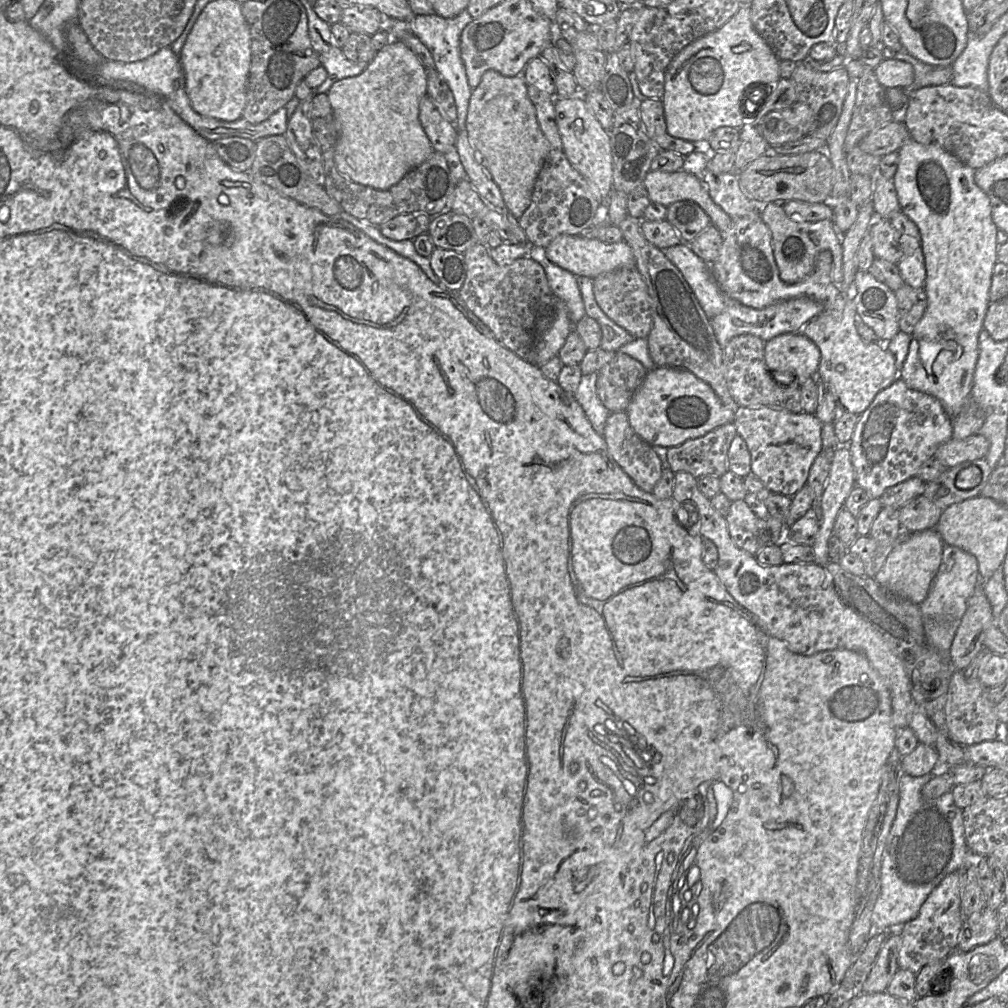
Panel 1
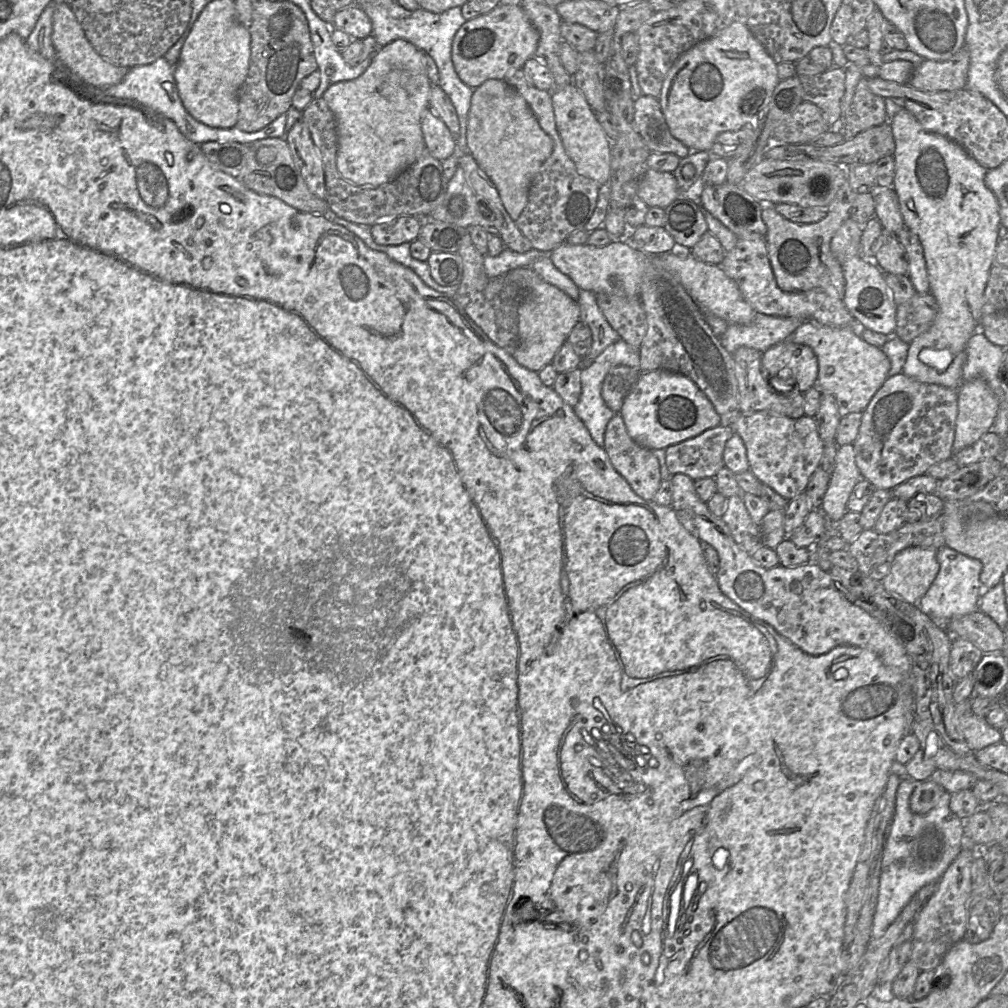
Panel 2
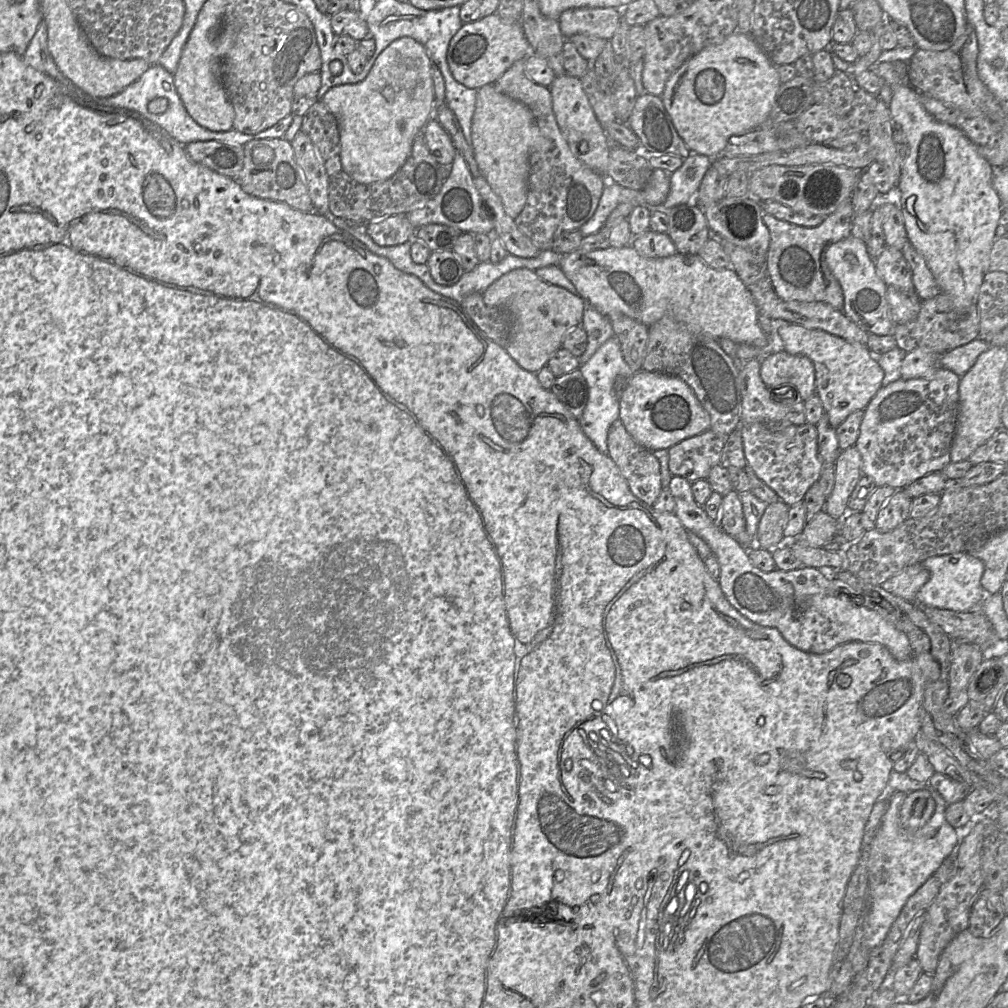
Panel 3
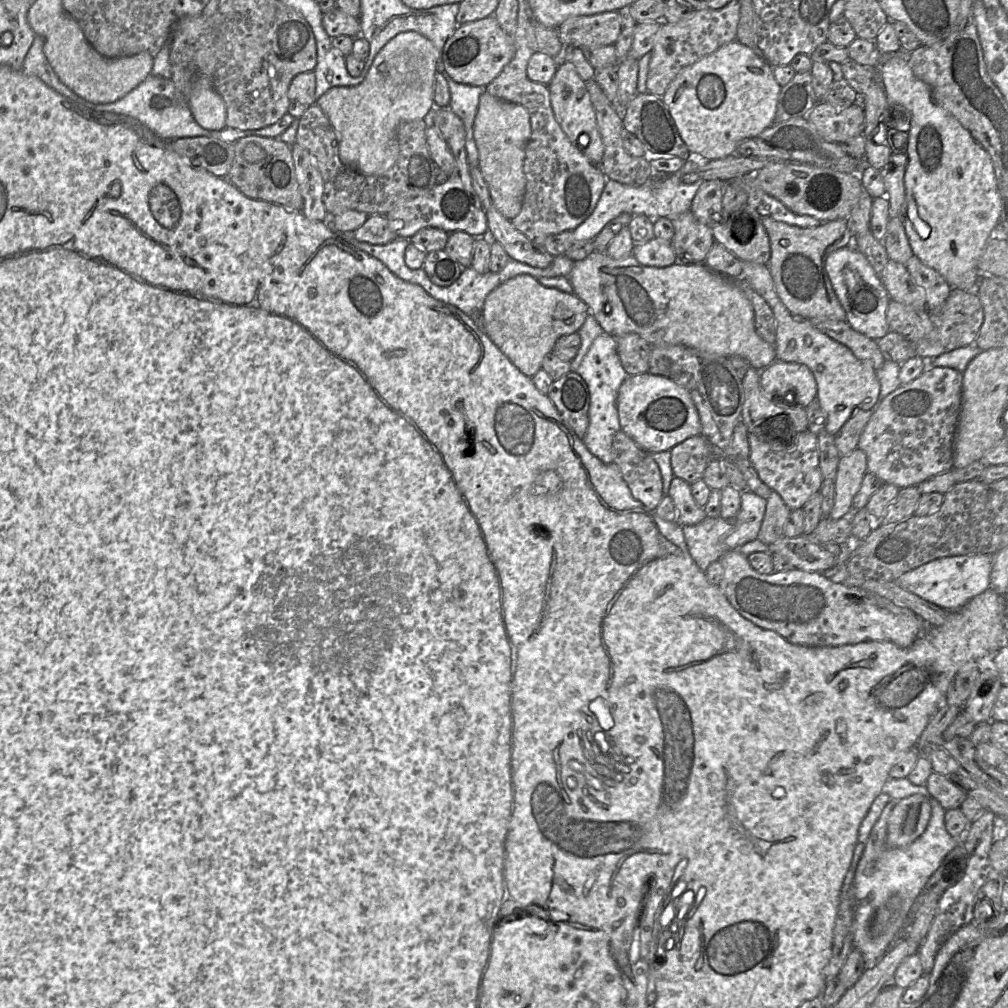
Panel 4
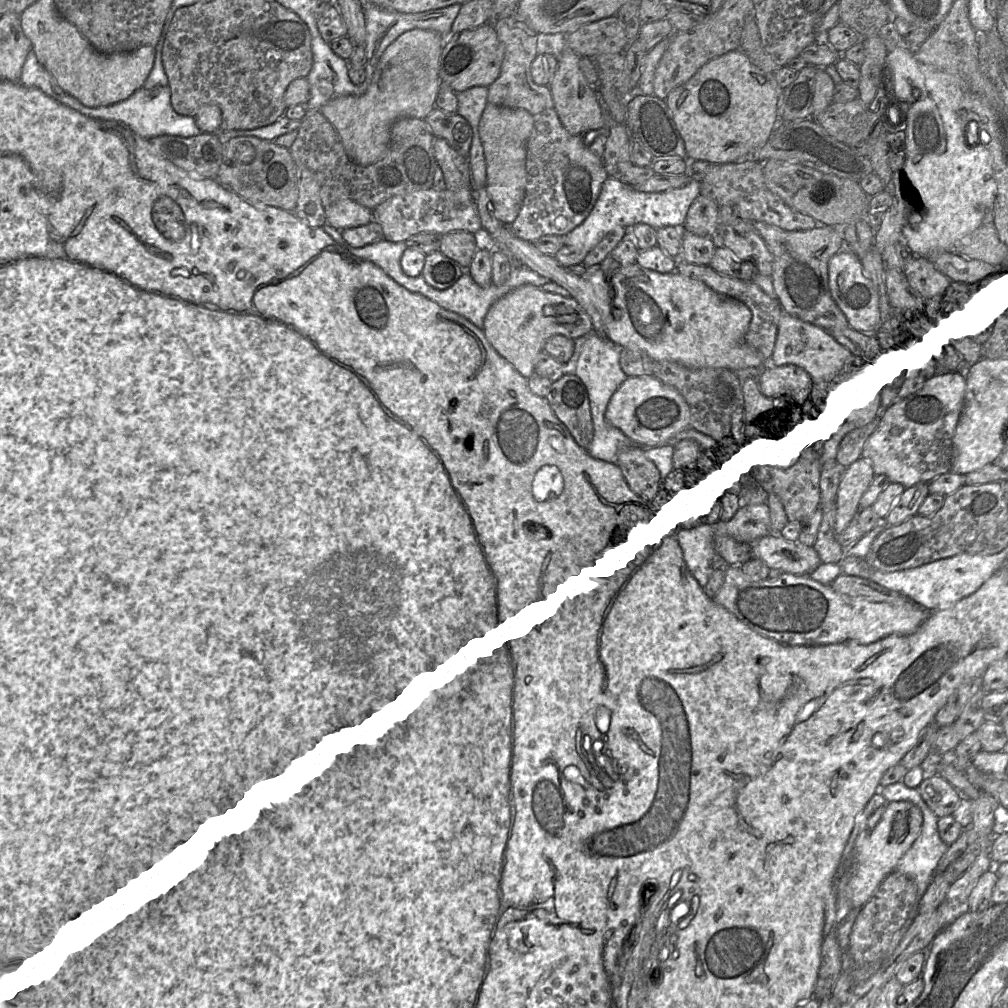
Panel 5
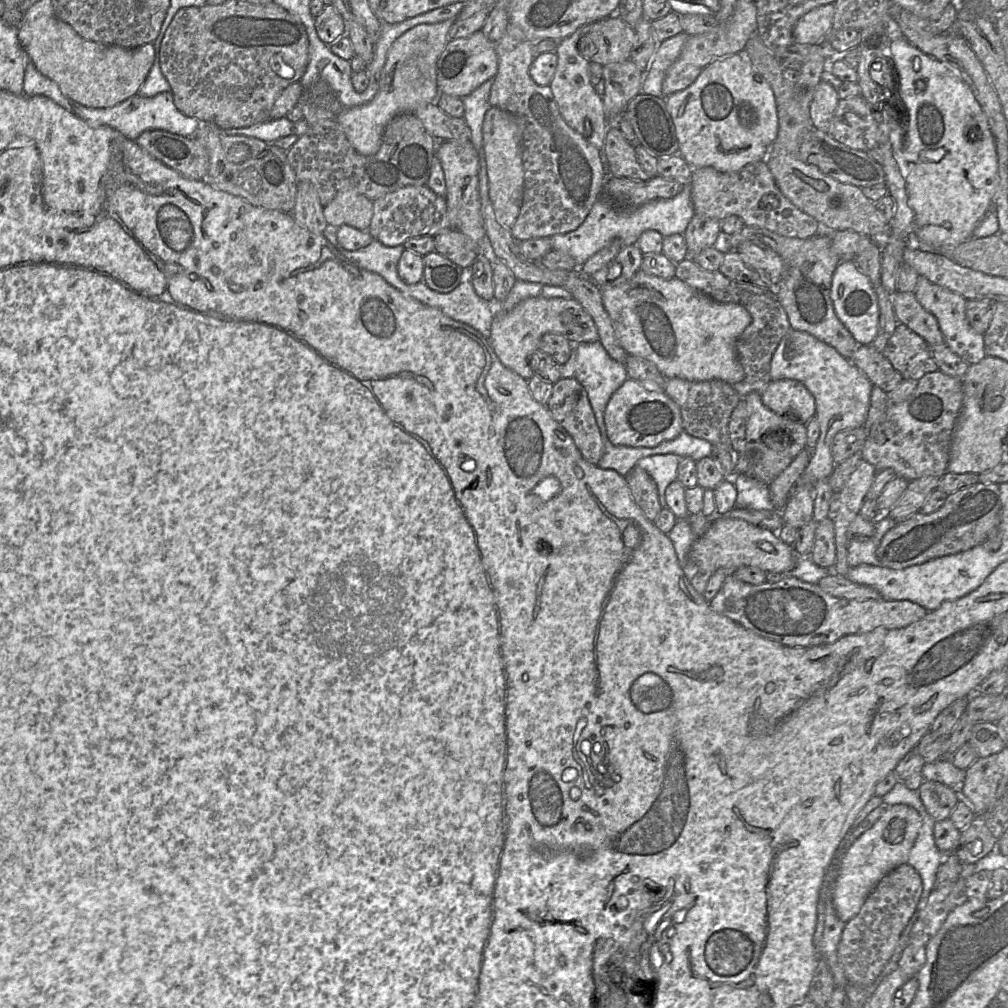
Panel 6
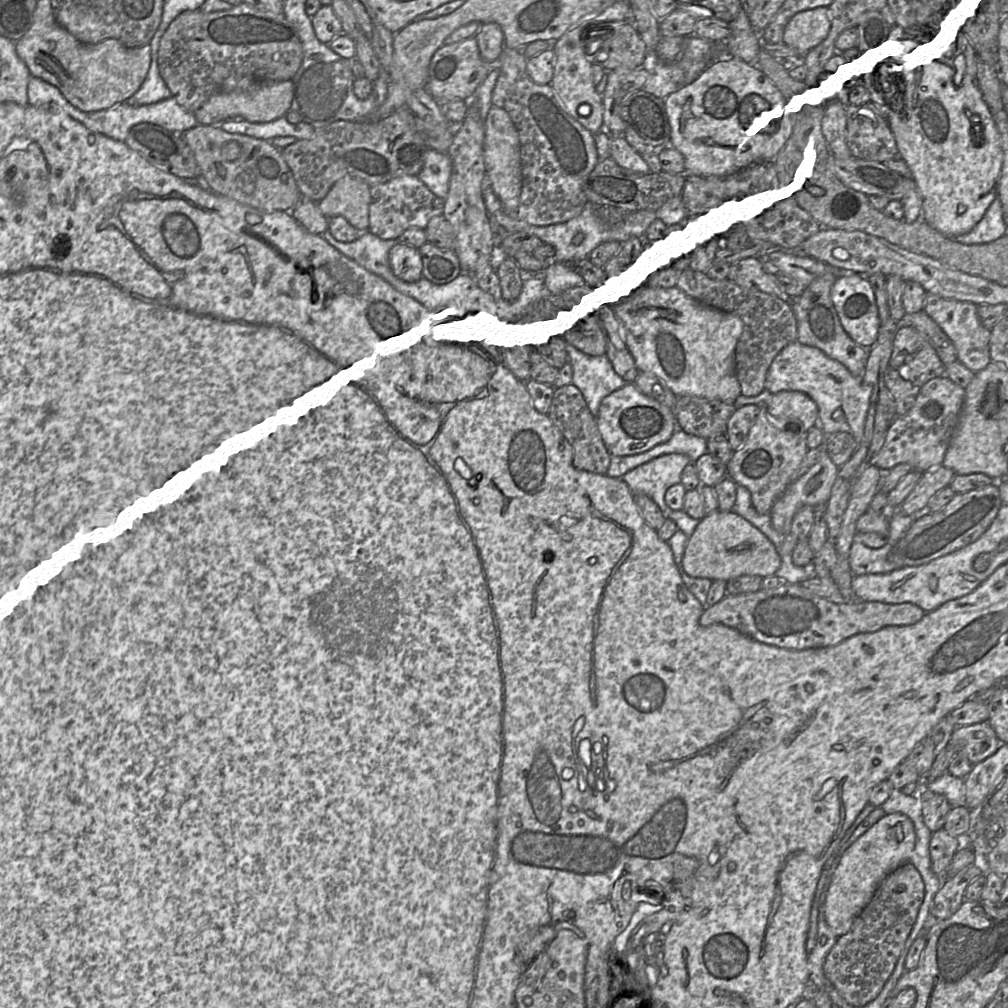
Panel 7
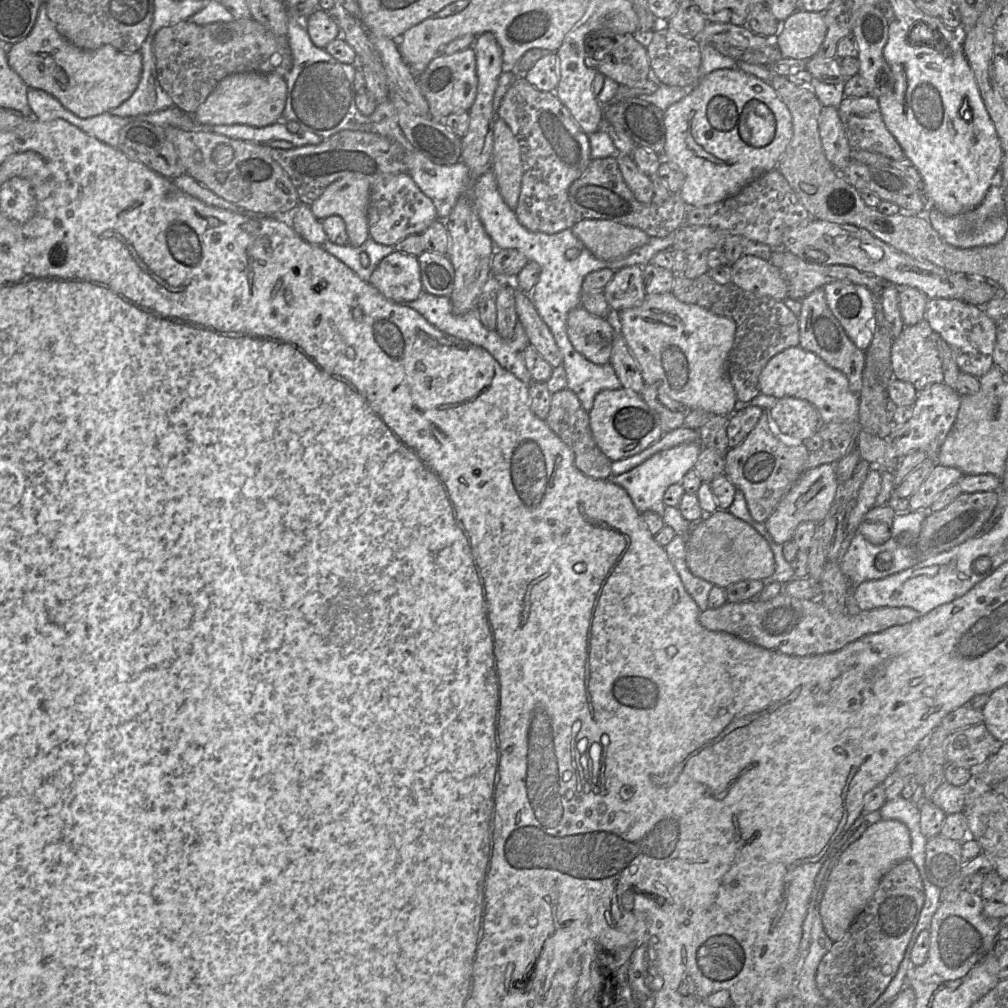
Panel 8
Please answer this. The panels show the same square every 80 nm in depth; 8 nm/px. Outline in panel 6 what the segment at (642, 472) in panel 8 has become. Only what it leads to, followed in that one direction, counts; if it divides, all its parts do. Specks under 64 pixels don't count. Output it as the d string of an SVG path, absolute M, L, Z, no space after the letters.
M659 454L642 458L636 463L655 481L662 508L667 507L665 491L670 483L677 480L677 467L681 458L676 454Z

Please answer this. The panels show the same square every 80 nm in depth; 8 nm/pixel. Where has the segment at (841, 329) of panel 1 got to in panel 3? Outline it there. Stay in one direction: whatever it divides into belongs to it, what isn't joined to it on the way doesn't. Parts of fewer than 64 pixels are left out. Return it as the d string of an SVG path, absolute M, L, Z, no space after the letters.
M789 322L777 323L776 332L783 350L789 354L806 356L813 362L816 394L833 428L836 429L851 413L865 410L882 387L884 371L867 346L849 342L823 330L807 329Z

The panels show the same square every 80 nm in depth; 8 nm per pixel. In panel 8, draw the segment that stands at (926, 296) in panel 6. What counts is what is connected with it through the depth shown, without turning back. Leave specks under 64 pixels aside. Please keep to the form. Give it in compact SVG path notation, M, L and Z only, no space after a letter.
M928 299L924 320L951 347L961 372L981 378L994 366L997 322L988 317L981 306L956 299Z

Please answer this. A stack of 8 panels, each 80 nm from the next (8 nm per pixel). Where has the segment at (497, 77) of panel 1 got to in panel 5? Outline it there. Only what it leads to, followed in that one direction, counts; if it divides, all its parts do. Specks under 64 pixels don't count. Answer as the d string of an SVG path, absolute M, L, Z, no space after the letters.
M487 103L478 131L486 163L486 188L495 217L510 226L518 216L526 192L526 145L533 128L532 115L522 108L508 108Z

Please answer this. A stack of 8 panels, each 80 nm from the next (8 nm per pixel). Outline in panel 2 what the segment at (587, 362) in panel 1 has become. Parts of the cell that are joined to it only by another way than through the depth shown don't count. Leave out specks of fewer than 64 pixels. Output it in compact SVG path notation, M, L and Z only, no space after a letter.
M618 365L606 375L602 383L601 395L605 404L614 413L619 413L626 395L641 373L640 369Z

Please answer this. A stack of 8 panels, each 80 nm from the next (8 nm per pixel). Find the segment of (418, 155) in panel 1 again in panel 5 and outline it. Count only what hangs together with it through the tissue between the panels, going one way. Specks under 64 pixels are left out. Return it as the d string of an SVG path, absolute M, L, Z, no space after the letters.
M415 28L404 32L383 52L365 93L334 97L320 108L321 113L338 132L345 152L353 162L361 166L378 162L388 150L390 129L395 121L402 117L425 119L436 107L435 101L440 86L440 56L444 45L444 37L431 30Z

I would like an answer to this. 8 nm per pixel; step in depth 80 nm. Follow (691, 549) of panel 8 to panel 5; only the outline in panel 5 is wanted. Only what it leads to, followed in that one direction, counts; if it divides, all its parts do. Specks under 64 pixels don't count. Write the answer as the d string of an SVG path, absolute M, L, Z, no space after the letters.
M769 533L749 543L752 558L758 558L769 568L796 575L809 575L822 562L813 546L789 541L779 533Z

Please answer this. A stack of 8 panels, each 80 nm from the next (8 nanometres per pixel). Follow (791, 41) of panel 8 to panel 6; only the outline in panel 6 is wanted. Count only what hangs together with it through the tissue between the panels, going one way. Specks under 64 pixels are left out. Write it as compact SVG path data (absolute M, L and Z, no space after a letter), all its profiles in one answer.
M834 4L816 7L803 15L793 29L793 40L797 44L822 44L830 36Z

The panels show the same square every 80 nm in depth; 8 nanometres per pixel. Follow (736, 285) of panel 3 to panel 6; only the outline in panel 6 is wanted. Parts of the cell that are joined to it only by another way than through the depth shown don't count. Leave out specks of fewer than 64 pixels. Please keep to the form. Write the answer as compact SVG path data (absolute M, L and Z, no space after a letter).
M642 269L619 285L600 287L606 309L620 346L628 353L652 362L665 378L690 381L722 380L731 385L744 380L745 373L738 360L736 341L750 325L750 313L735 303L719 303L690 287L680 279L662 279L645 274Z

